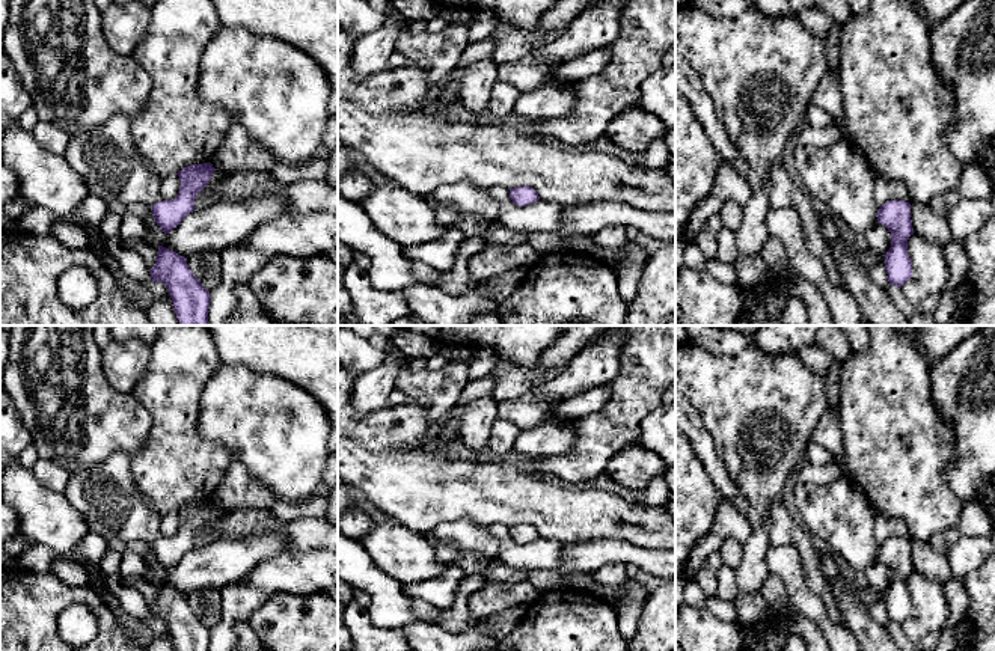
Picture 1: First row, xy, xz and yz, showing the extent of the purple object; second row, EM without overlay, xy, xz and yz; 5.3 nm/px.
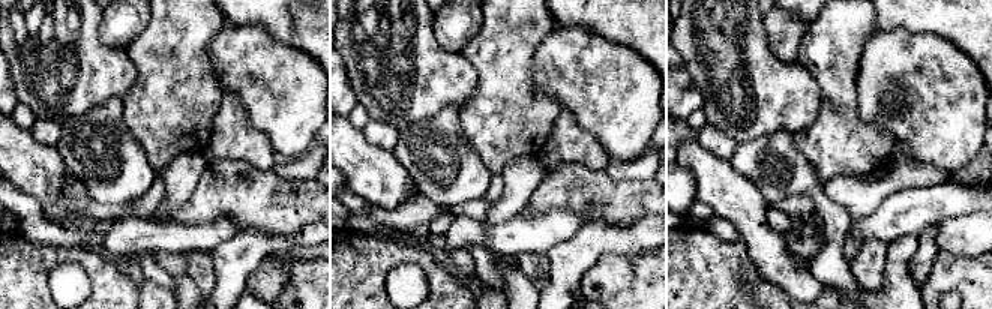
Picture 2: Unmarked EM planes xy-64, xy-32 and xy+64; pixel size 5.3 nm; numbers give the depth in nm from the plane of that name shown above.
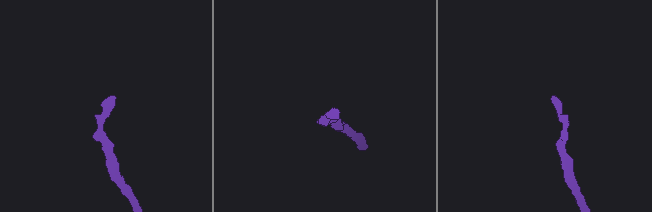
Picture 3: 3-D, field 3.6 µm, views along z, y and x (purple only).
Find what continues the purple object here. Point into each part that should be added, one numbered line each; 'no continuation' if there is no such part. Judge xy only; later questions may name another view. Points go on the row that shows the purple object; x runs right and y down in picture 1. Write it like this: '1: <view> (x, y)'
1: xy (107, 160)

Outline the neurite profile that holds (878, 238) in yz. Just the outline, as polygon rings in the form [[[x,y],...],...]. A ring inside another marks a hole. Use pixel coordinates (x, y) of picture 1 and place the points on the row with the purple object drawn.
[[[876,222],[867,232],[864,232],[864,238],[870,250],[885,255],[891,247],[889,231],[882,223]]]

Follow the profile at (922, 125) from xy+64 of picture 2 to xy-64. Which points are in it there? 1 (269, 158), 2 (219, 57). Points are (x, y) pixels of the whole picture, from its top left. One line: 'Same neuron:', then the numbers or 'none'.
Same neuron: 2

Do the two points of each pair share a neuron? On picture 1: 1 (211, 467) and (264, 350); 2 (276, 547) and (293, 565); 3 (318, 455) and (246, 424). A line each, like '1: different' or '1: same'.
1: different
2: different
3: same

